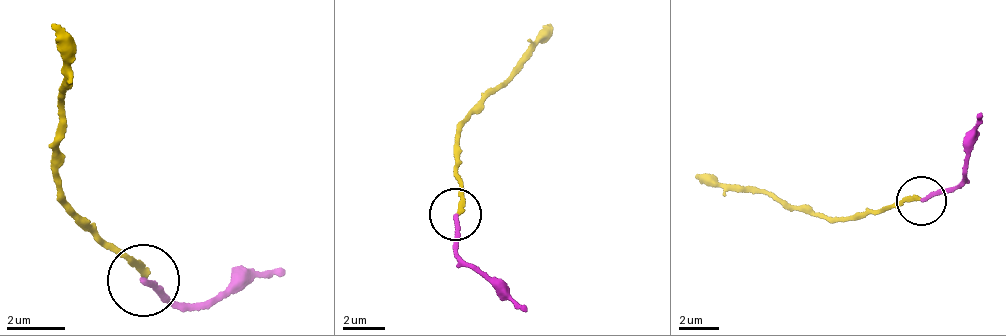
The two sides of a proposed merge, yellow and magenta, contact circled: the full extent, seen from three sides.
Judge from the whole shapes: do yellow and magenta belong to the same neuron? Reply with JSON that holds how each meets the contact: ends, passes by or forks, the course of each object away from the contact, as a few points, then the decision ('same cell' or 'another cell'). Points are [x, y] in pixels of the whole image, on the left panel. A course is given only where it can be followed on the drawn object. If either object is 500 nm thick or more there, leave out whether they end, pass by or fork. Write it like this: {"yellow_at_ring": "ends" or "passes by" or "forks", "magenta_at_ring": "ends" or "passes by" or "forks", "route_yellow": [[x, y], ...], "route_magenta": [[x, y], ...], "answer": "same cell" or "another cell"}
{"yellow_at_ring": "ends", "magenta_at_ring": "ends", "route_yellow": [[142, 277], [60, 199], [50, 157], [65, 73], [52, 22]], "route_magenta": [[142, 283], [176, 306], [285, 271]], "answer": "same cell"}

